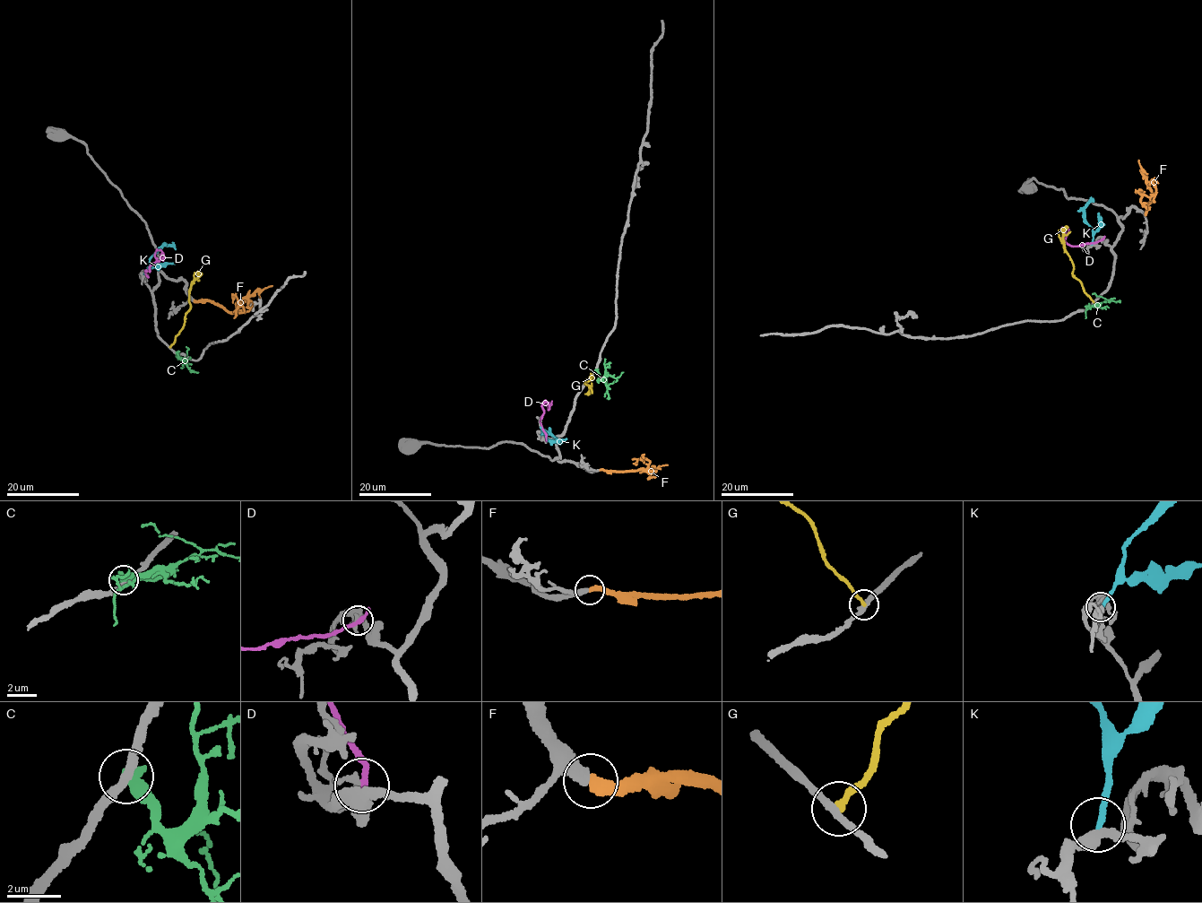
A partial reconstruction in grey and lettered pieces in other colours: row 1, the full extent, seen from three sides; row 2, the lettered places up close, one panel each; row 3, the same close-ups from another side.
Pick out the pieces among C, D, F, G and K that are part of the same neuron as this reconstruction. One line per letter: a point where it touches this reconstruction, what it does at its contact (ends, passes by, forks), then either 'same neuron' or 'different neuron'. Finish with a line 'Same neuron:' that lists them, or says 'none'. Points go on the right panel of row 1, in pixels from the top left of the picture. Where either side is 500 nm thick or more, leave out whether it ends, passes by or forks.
C: meets grey at (1087, 307); different neuron
D: meets grey at (1102, 239); it ends there; different neuron
F: meets grey at (1145, 214); it ends there; same neuron
G: meets grey at (1093, 302); it ends there; different neuron
K: meets grey at (1092, 244); it ends there; different neuron
Same neuron: F

